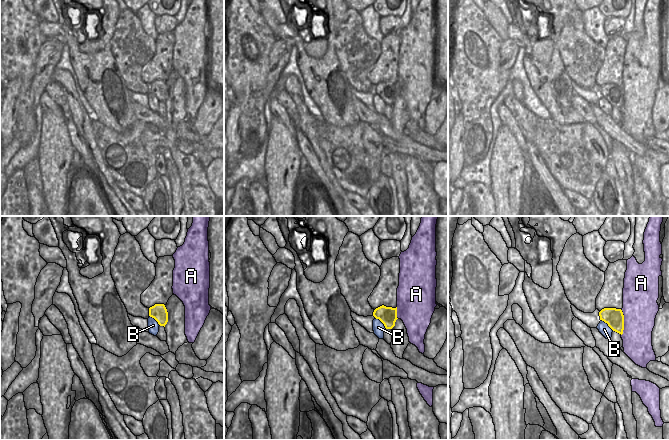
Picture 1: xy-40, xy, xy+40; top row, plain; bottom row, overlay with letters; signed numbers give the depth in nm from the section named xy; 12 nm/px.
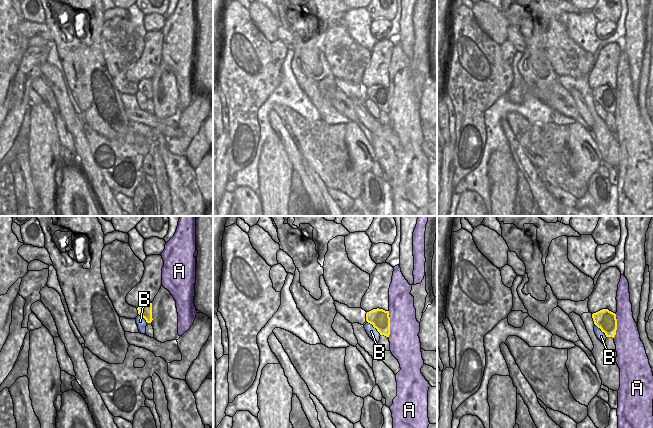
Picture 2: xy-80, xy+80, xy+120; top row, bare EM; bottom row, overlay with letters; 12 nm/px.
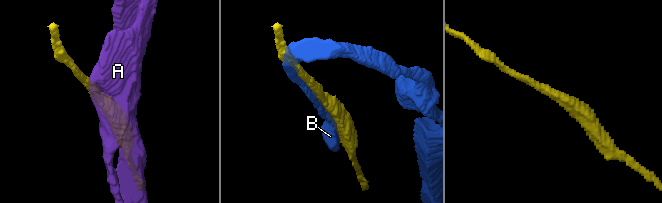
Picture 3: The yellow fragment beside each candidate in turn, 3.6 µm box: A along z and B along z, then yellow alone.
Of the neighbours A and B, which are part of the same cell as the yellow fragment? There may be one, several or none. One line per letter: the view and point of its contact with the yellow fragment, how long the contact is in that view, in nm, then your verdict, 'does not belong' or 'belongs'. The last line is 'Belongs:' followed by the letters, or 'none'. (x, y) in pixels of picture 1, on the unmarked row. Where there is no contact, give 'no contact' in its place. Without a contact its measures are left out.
A: xy+40 (623, 99) | 320 nm | does not belong
B: xy (381, 97) | 200 nm | does not belong
Belongs: none

